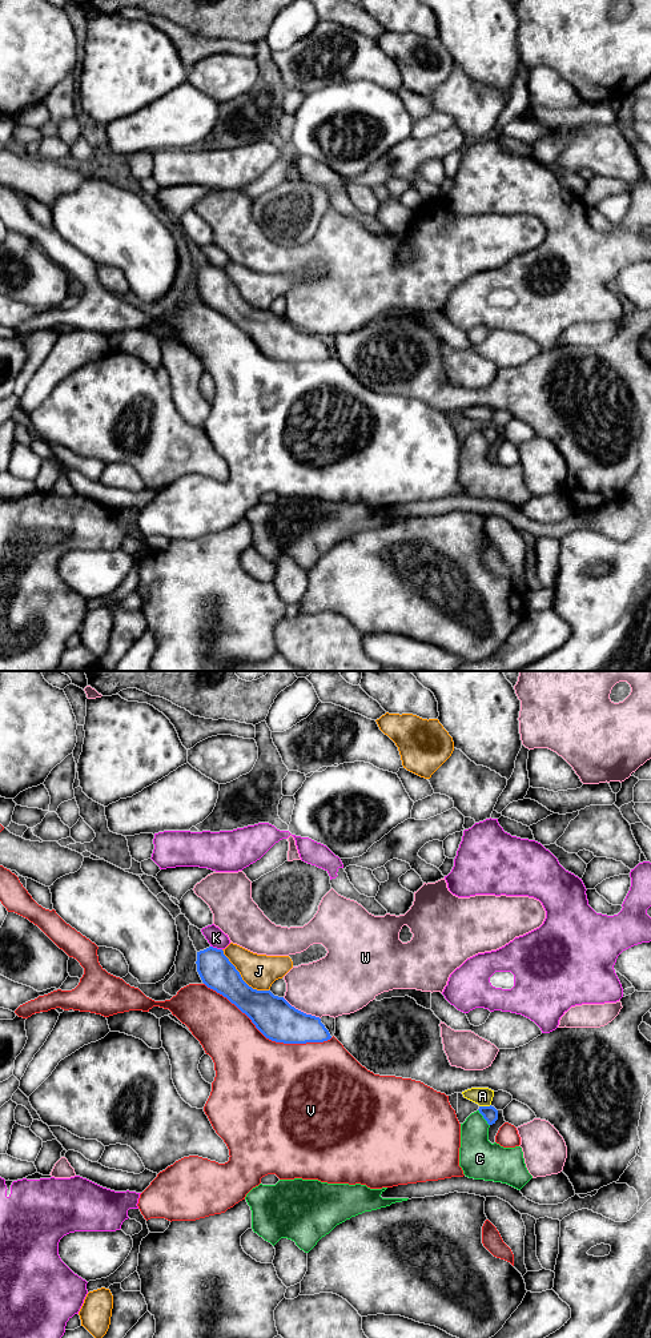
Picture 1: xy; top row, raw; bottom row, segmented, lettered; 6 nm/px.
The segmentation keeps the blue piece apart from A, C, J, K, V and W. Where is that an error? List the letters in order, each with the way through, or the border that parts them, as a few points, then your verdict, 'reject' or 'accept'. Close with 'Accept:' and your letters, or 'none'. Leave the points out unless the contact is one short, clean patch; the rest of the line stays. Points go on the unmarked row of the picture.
A: border xy (490, 422), (479, 425); reject
C: reject
J: border xy (221, 268), (249, 304), (268, 309); reject
K: reject
V: reject
W: reject
Accept: none

